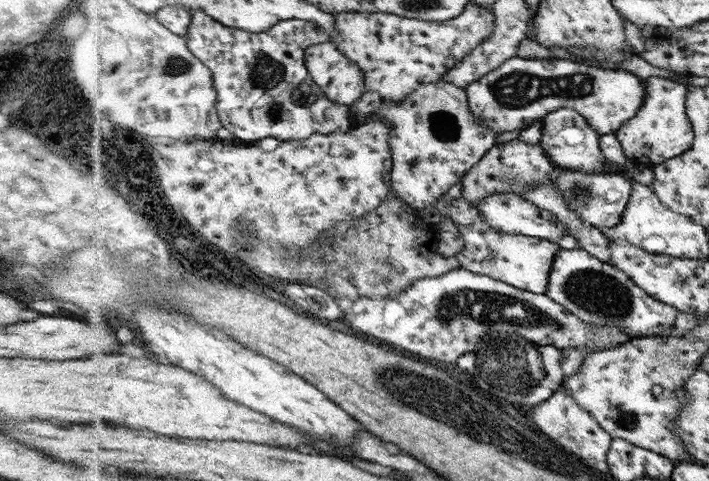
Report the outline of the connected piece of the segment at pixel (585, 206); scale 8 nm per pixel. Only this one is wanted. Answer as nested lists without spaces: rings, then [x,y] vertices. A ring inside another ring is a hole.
[[[556,169],[553,184],[573,210],[584,222],[594,227],[613,227],[622,224],[626,206],[631,198],[634,183],[625,173],[589,173],[579,170]]]

